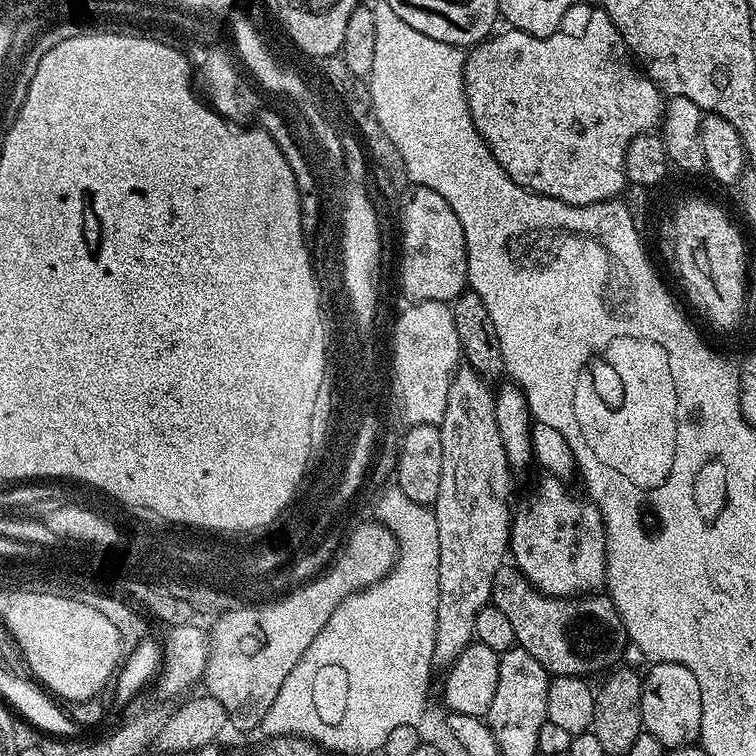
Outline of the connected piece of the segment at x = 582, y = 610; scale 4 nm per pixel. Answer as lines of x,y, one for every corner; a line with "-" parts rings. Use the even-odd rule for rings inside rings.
505,566
494,574
490,603
498,606
506,618
510,618
517,645
538,658
540,665
552,676
588,678
591,672
603,673
617,663
615,660
619,658
624,644
626,648
622,618
611,599
604,594
585,594
576,599
547,596
515,566

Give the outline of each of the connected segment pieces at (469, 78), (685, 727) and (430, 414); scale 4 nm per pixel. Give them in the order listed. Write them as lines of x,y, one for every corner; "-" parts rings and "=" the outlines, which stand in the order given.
597,10
589,18
588,25
585,26
581,36
575,36
567,30
555,32
553,36
531,36
525,32
507,31
497,31
488,39
480,41
467,53
464,62
464,93
470,110
470,118
474,118
474,126
486,142
488,149
494,154
498,166
502,166
502,170
506,170
506,174
518,186
527,188
529,192
537,192
539,196
554,198
563,204
586,206
587,204
602,204
605,200
616,200
619,192
626,188
624,163
630,142
638,138
638,134
651,132
661,123
666,100
660,89
634,63
634,57
629,52
622,34
618,34
614,22
603,10
=
674,662
652,664
642,686
643,731
654,734
665,749
686,748
695,745
700,739
702,726
702,690
698,690
698,678
=
422,302
409,303
407,307
397,318
396,328
390,332
396,339
396,381
404,400
407,423
439,426
442,414
446,414
446,394
450,394
452,376
462,364
458,330
454,330
454,318
448,304

